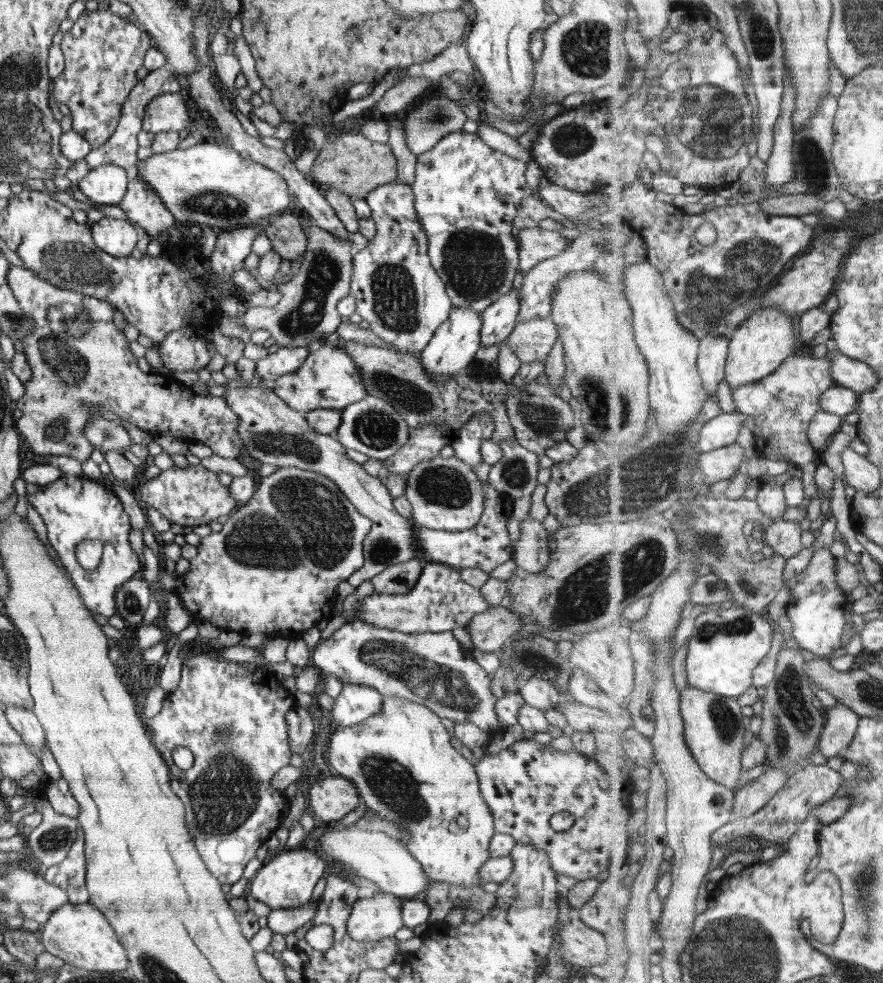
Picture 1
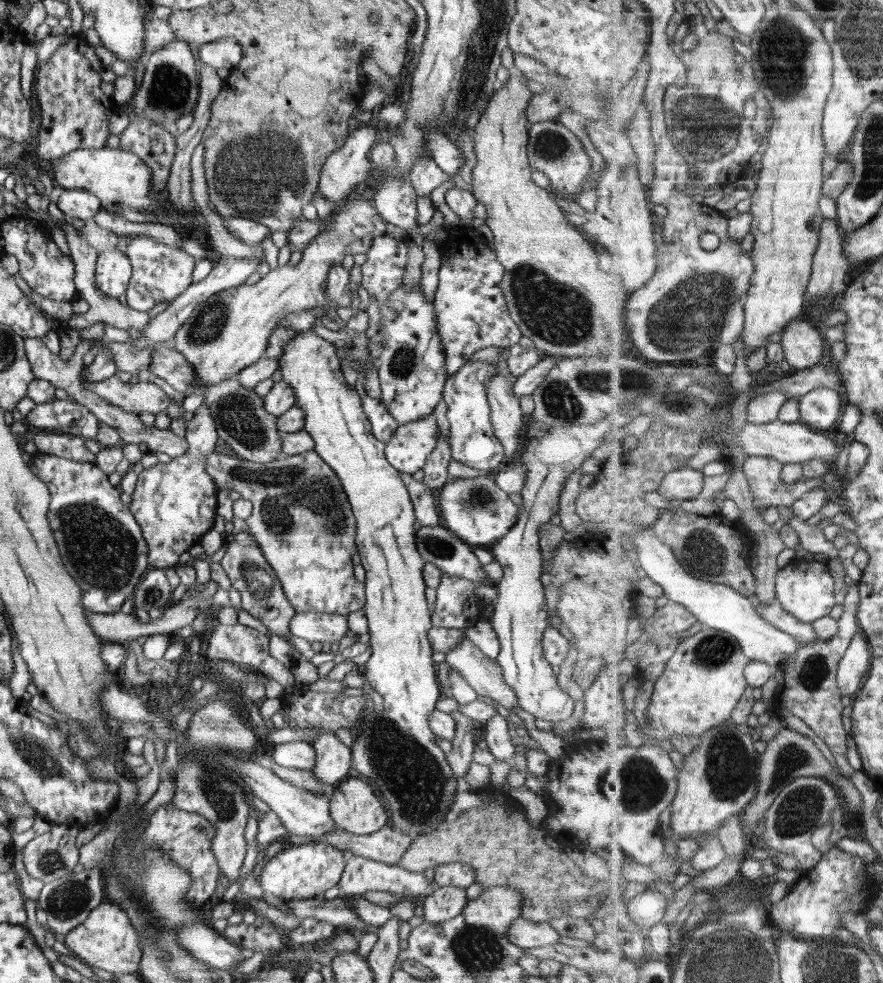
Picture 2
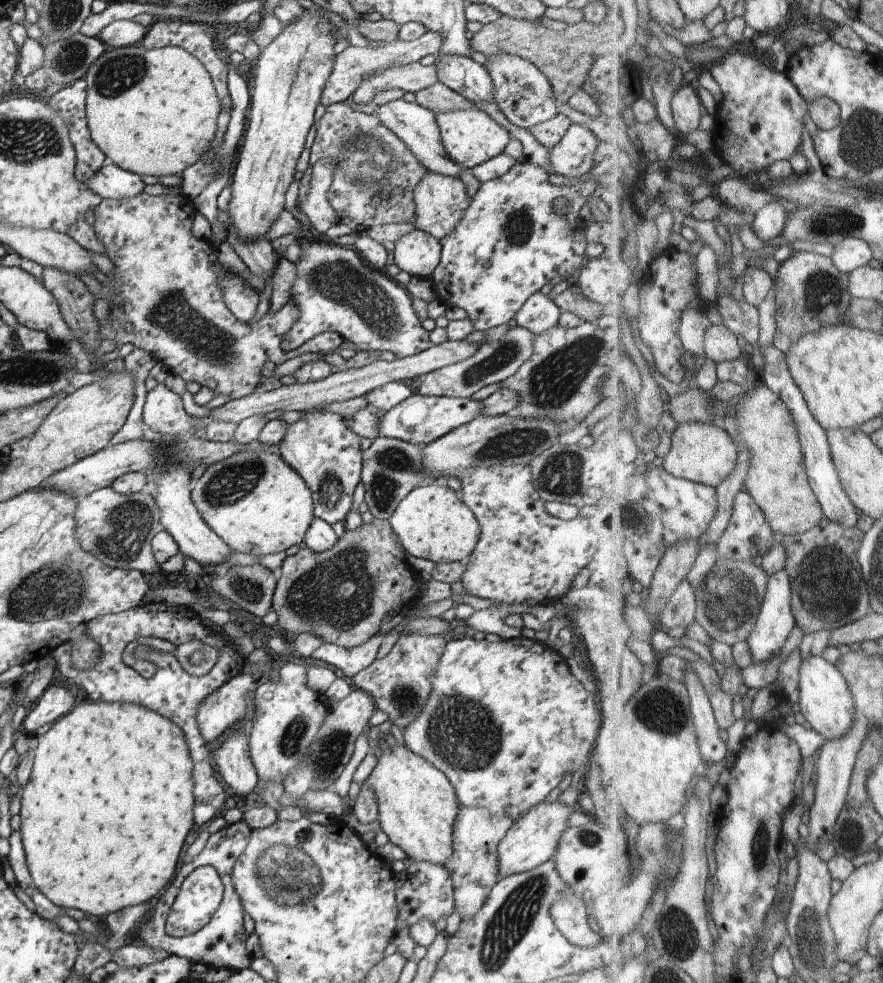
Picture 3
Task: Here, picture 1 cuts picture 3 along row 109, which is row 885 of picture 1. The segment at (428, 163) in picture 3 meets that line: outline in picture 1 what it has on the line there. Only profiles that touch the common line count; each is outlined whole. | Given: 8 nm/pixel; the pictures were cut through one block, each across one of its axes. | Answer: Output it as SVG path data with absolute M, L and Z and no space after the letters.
M358 827L330 828L318 838L318 849L328 854L334 862L352 870L356 876L364 876L375 882L382 892L403 900L414 898L416 893L428 889L428 879L424 870L406 845L398 839L380 831L368 831Z

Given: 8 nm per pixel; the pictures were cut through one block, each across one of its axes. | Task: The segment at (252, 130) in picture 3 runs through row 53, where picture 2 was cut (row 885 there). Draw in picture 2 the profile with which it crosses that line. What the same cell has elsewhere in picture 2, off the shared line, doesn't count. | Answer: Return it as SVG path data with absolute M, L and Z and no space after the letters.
M315 841L284 847L262 868L260 886L264 892L270 892L276 898L286 900L321 898L326 890L334 888L340 882L347 863L345 855L343 851L333 847L330 843L316 843Z

